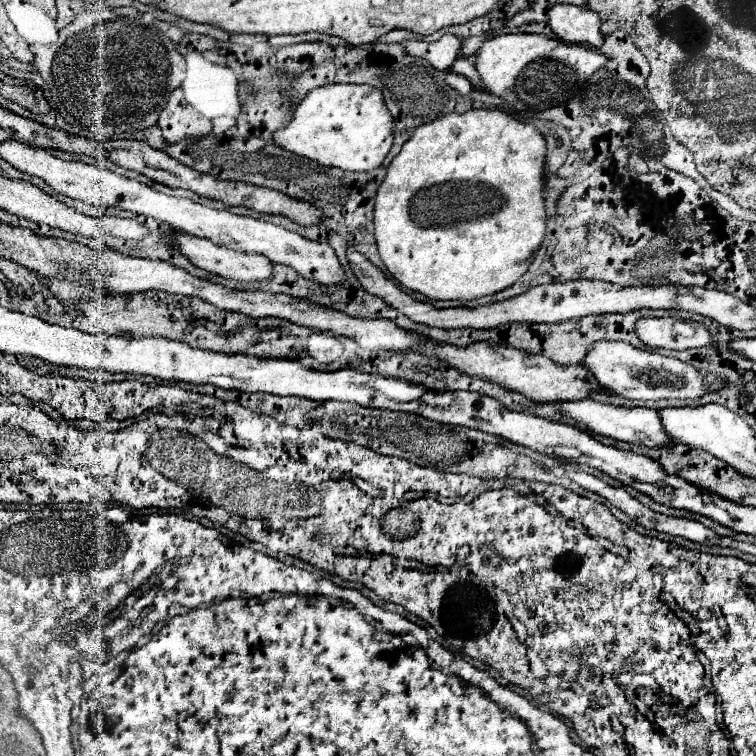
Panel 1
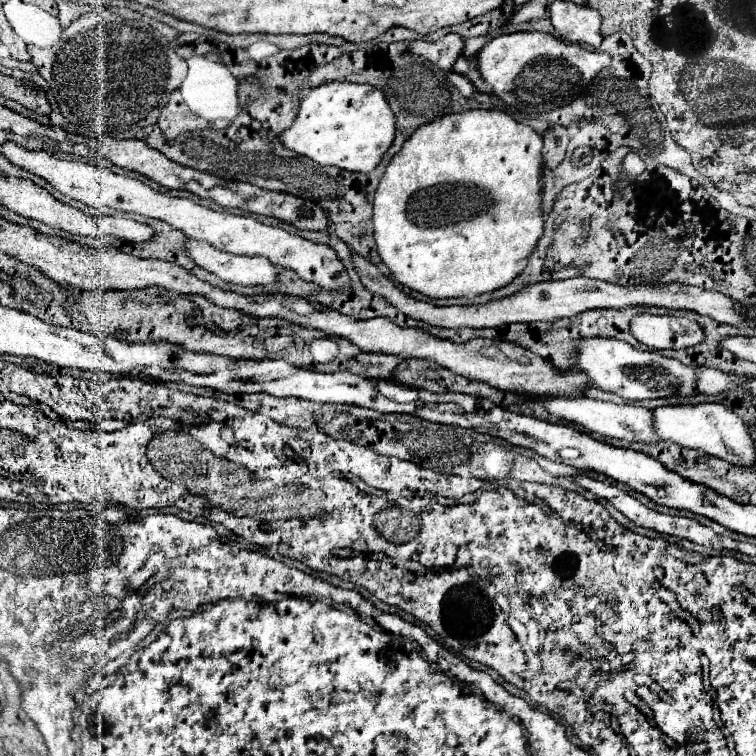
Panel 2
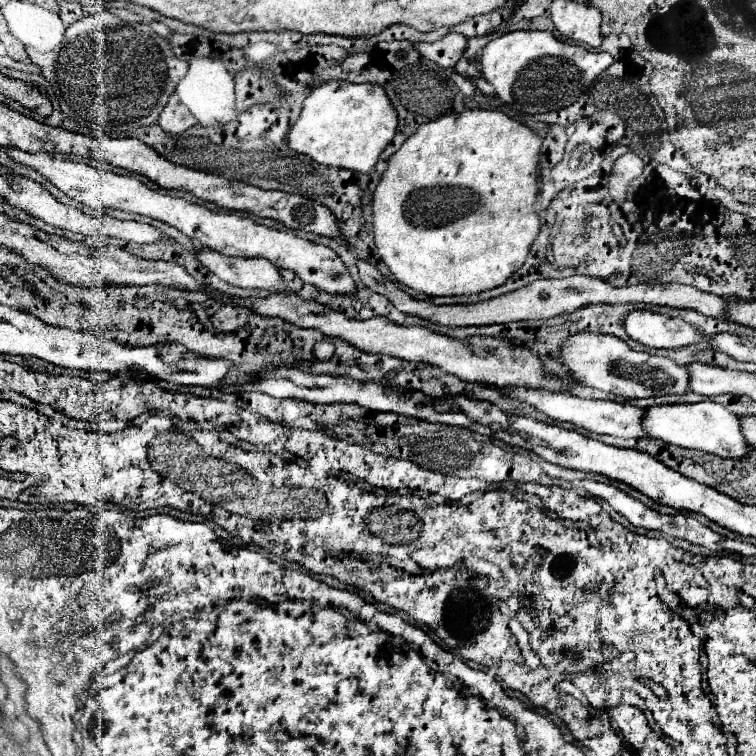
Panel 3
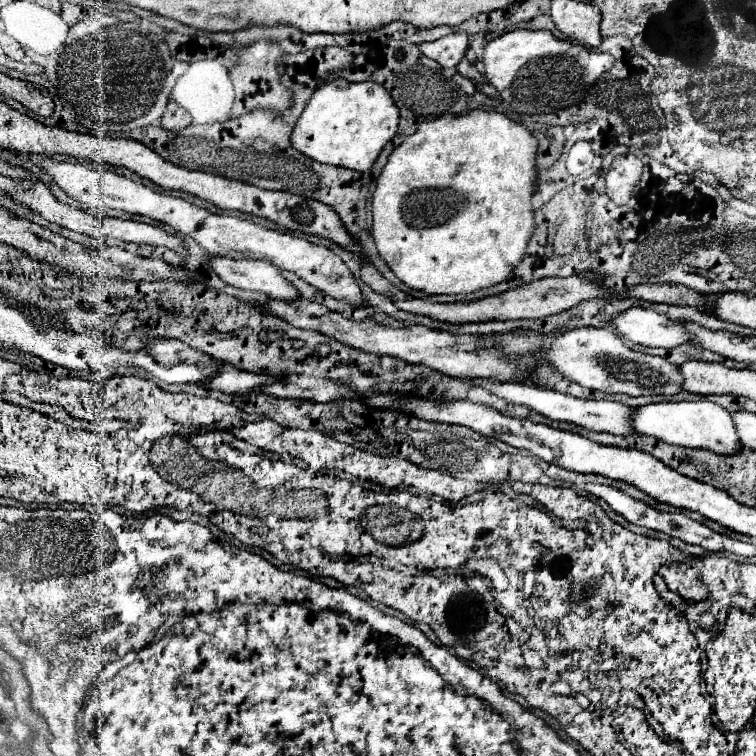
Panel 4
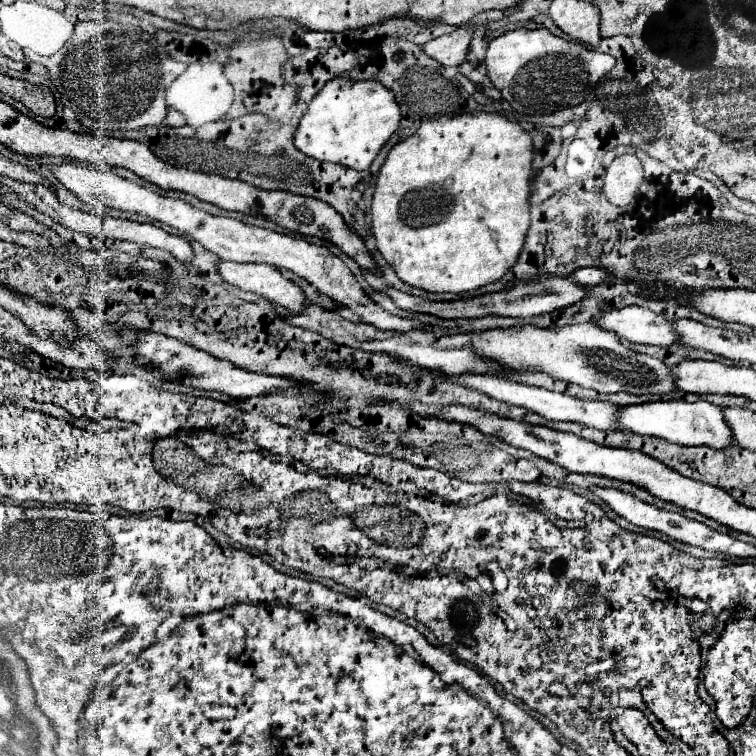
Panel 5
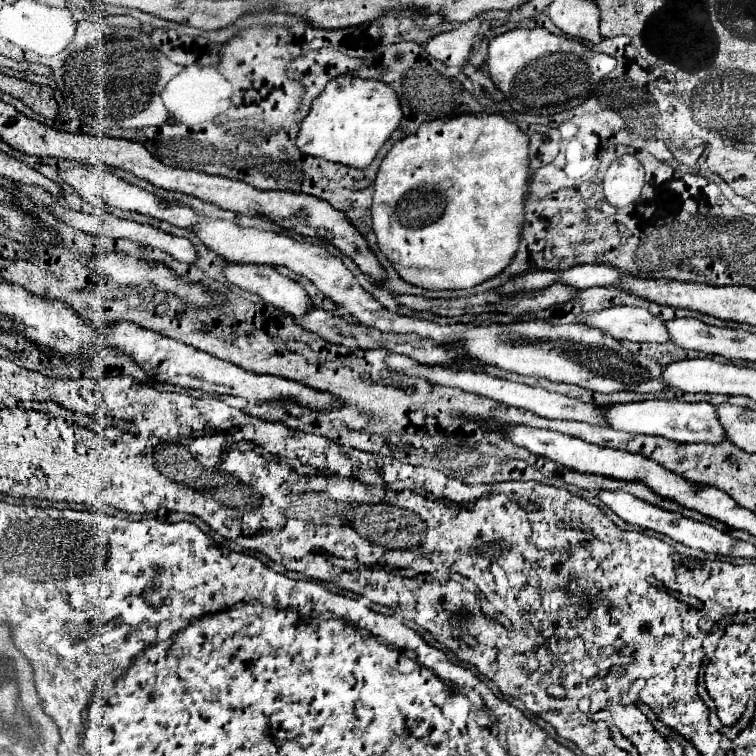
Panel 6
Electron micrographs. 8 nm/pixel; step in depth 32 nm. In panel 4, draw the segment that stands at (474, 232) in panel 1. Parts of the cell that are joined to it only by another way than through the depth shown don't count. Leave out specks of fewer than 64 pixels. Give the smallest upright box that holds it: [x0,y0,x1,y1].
[372,110,536,294]

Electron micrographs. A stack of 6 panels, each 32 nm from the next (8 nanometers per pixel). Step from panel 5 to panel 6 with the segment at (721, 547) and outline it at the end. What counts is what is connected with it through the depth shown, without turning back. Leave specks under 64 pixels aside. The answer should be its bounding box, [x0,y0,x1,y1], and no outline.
[600,492,736,556]

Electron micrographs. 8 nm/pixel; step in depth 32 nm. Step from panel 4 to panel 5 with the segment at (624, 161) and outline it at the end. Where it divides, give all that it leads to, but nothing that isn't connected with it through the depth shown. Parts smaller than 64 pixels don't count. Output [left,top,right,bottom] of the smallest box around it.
[604,154,644,206]

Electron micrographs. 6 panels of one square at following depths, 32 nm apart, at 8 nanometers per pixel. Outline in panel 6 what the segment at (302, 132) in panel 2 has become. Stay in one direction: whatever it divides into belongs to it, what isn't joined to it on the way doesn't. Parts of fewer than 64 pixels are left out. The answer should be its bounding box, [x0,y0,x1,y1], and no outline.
[296,76,402,168]

